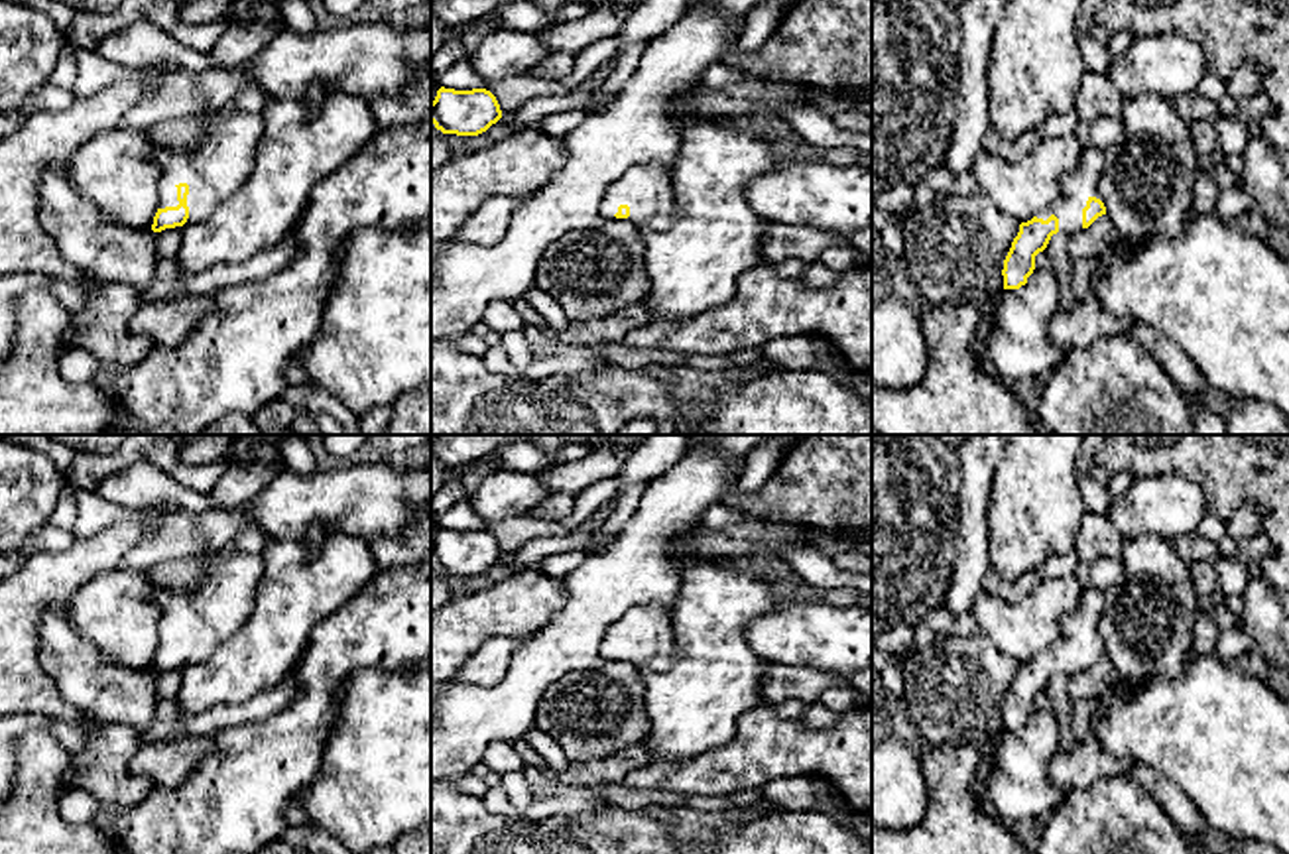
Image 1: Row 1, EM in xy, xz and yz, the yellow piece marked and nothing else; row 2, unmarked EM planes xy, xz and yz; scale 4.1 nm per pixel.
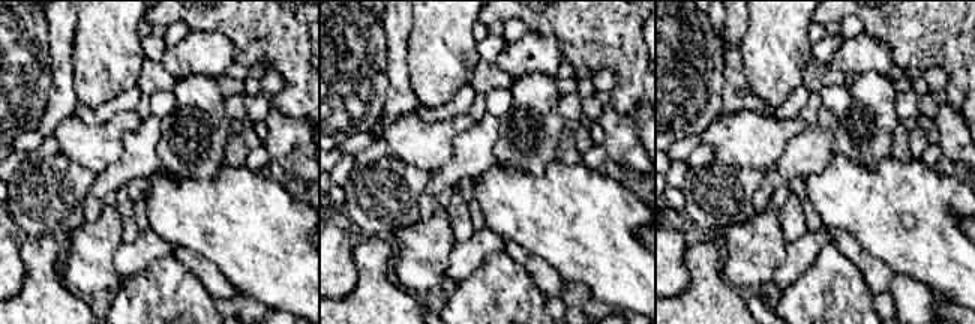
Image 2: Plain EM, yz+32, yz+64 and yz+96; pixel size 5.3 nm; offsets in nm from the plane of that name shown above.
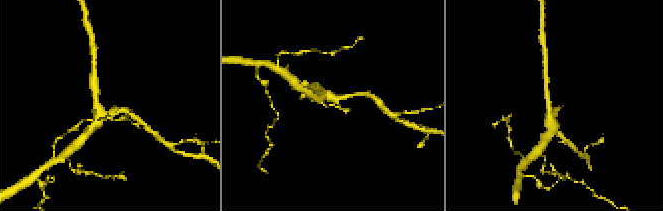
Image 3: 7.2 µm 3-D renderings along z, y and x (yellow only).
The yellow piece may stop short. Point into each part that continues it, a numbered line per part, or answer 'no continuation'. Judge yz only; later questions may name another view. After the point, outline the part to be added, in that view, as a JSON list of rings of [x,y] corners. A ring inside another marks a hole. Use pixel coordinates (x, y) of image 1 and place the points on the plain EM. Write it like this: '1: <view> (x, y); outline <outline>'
1: yz (1081, 624); outline [[[1094,584],[1084,588],[1076,610],[1061,618],[1059,640],[1039,651],[1035,657],[1047,661],[1051,655],[1055,655],[1059,659],[1057,675],[1082,671],[1082,649],[1090,638],[1100,640],[1100,618],[1104,608],[1106,590]]]

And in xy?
1: xy (215, 609); outline [[[230,551],[215,563],[193,588],[157,588],[159,649],[177,647],[177,626],[187,624],[187,663],[203,661],[238,632],[252,612],[252,602],[266,563],[262,555]]]

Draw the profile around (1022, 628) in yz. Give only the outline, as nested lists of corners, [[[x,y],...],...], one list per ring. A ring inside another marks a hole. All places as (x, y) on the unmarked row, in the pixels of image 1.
[[[1074,577],[1047,579],[1015,602],[980,590],[968,612],[1002,653],[1027,663],[1059,640],[1061,618],[1076,610],[1082,590]]]

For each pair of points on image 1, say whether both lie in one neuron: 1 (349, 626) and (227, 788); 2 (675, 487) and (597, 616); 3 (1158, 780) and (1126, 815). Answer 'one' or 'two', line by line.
1: one
2: one
3: two

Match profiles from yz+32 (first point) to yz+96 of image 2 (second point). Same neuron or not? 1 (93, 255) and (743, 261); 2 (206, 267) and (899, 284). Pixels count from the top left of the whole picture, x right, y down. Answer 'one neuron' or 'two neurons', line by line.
1: one neuron
2: two neurons

